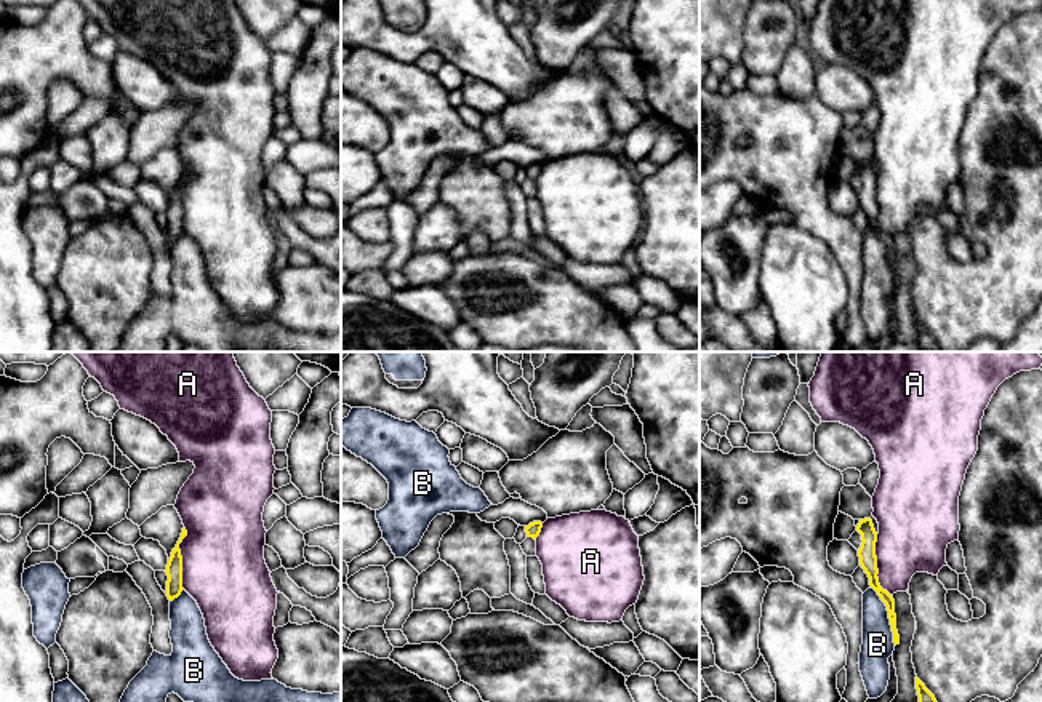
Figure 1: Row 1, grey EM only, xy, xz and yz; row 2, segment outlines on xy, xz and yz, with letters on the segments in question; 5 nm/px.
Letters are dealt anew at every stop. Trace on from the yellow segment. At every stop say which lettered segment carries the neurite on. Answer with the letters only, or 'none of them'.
none of them

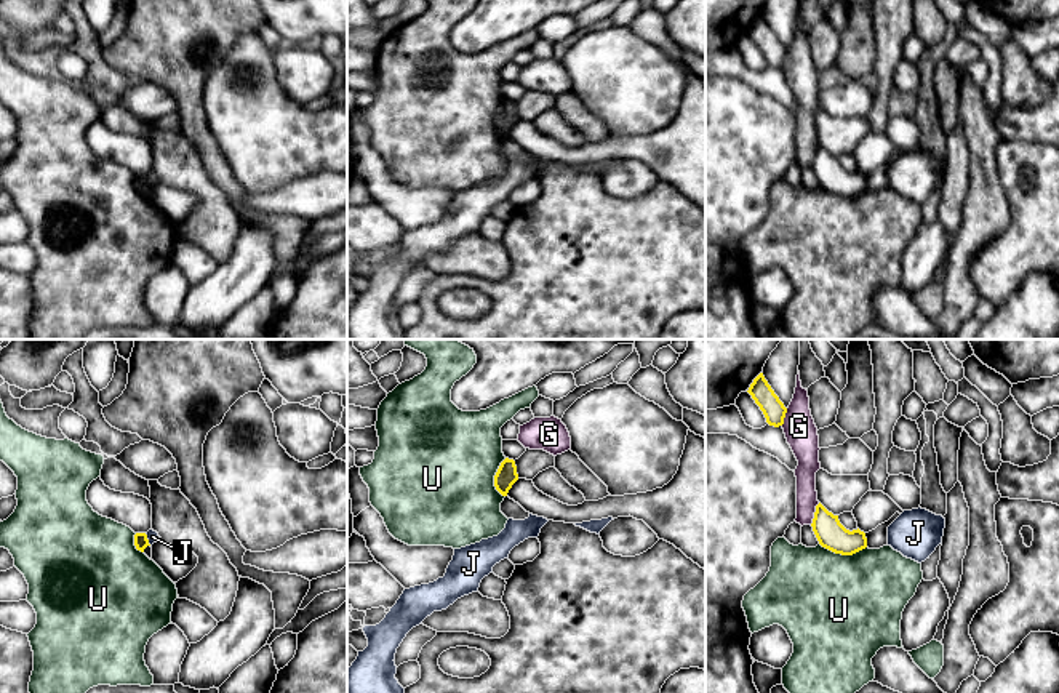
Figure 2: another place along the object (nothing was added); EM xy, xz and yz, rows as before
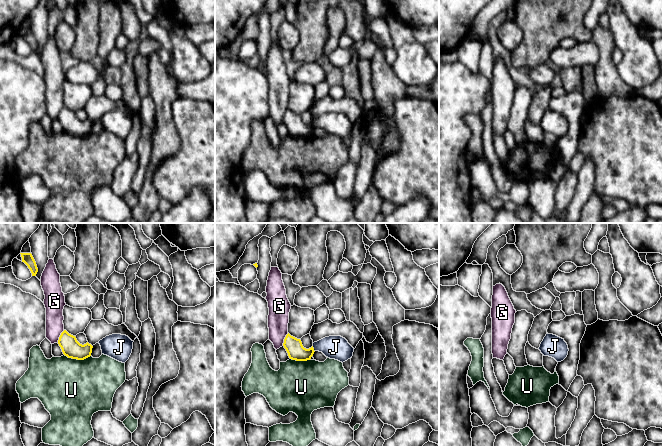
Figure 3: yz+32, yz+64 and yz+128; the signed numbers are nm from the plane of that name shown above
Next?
none of them

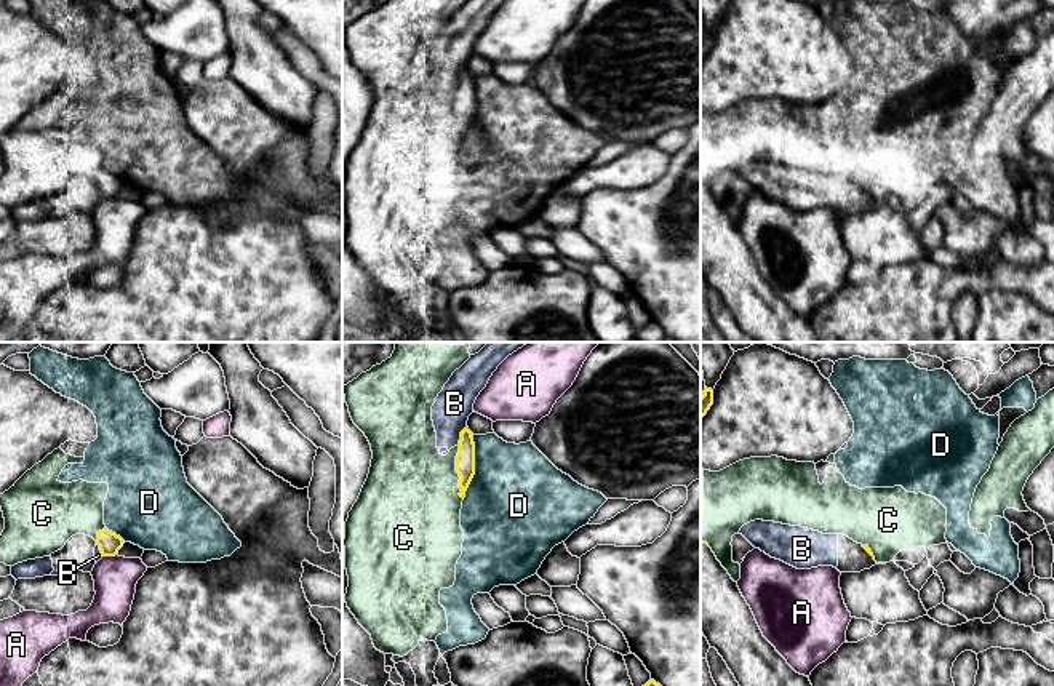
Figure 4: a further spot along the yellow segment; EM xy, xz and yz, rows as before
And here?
C

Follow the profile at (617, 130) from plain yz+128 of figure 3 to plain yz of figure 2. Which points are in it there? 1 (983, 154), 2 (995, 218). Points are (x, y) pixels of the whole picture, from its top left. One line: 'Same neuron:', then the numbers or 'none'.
Same neuron: none

